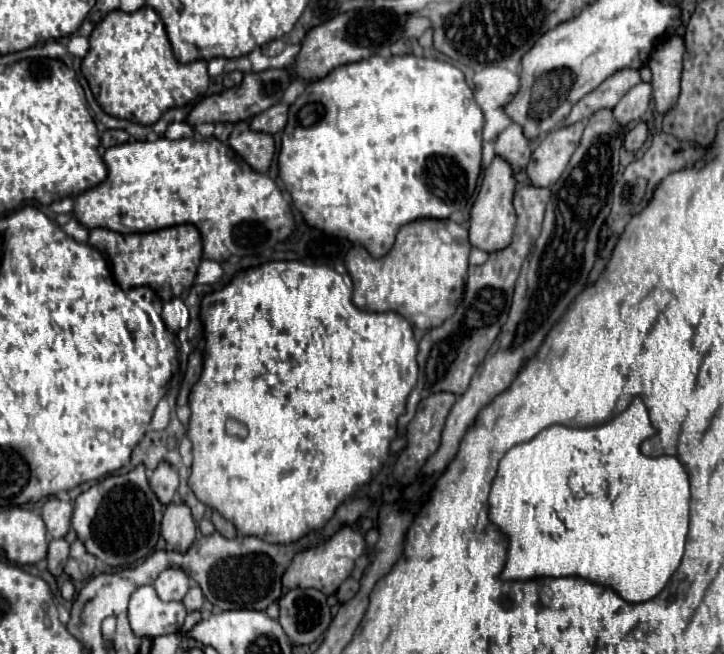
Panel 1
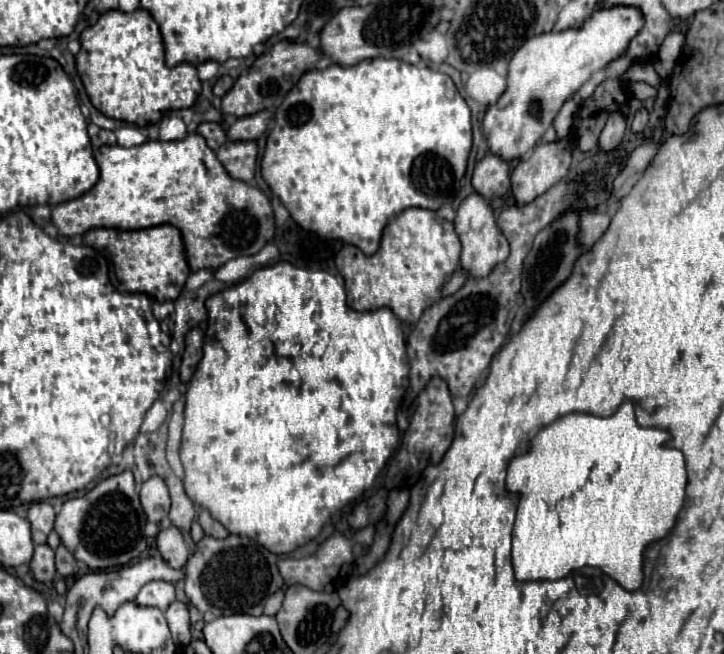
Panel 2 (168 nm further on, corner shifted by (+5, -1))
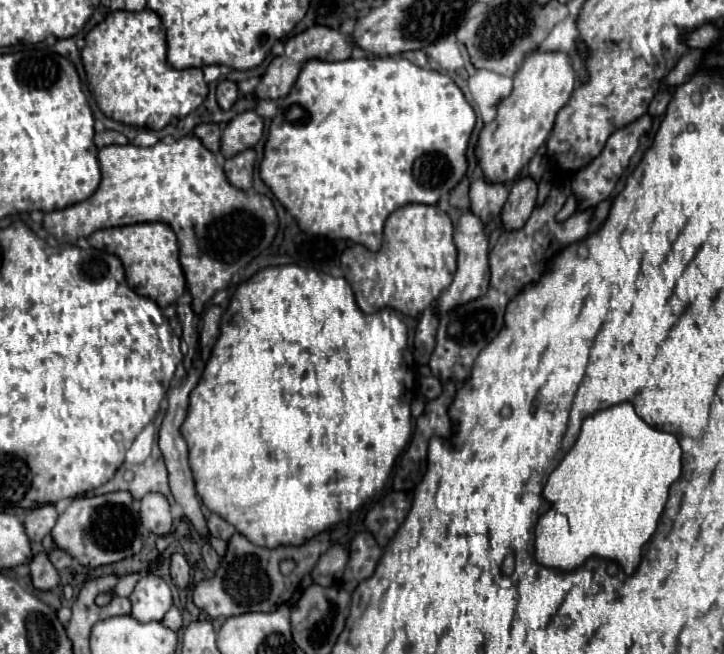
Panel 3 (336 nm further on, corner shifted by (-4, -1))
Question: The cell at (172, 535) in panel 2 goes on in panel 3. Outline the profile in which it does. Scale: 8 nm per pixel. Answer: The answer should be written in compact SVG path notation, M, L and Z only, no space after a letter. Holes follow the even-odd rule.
M175 553L171 557L171 581L177 589L187 589L189 585L189 563L181 553Z

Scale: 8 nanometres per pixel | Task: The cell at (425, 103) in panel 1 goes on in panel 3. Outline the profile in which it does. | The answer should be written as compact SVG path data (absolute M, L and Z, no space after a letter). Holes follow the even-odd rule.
M391 57L347 59L347 61L331 61L331 63L311 59L303 65L299 79L295 81L289 95L277 101L277 115L271 119L269 125L269 135L263 151L263 161L259 165L259 175L263 183L273 191L273 195L279 199L279 203L297 219L301 231L309 235L325 235L329 239L351 239L355 243L365 245L369 251L379 251L383 223L397 207L403 207L407 203L435 205L437 201L447 197L453 191L453 187L463 179L467 171L465 151L473 127L475 127L473 107L467 103L467 99L463 97L461 89L453 83L453 79L439 71L431 71L431 69L427 71L413 65L407 59L391 59Z

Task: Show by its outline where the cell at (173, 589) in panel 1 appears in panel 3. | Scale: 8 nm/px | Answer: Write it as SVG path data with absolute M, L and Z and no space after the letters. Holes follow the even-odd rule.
M149 573L137 581L133 593L129 595L129 601L131 617L137 621L161 621L173 605L173 593L161 577Z

